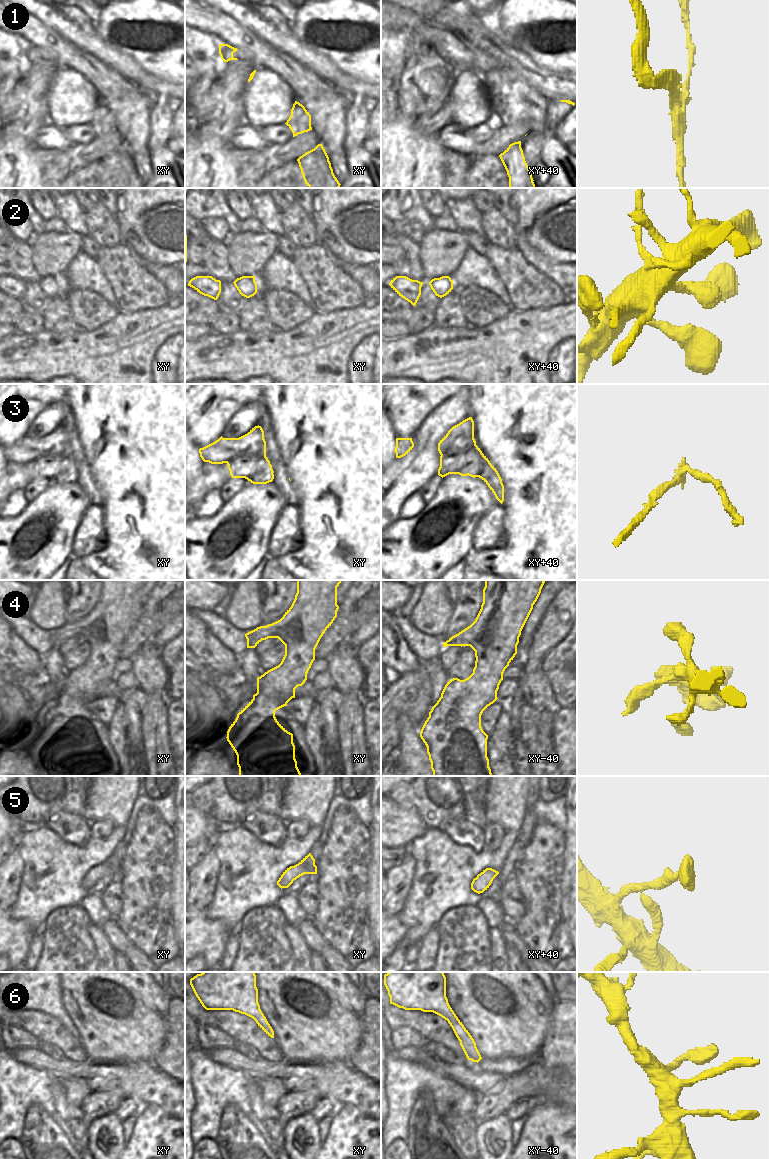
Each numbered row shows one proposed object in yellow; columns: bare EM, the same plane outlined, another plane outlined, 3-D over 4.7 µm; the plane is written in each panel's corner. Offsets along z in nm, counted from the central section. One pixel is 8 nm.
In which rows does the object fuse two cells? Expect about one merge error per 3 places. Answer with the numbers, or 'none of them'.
1, 3.

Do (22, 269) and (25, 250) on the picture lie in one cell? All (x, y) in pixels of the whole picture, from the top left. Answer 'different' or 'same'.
same

